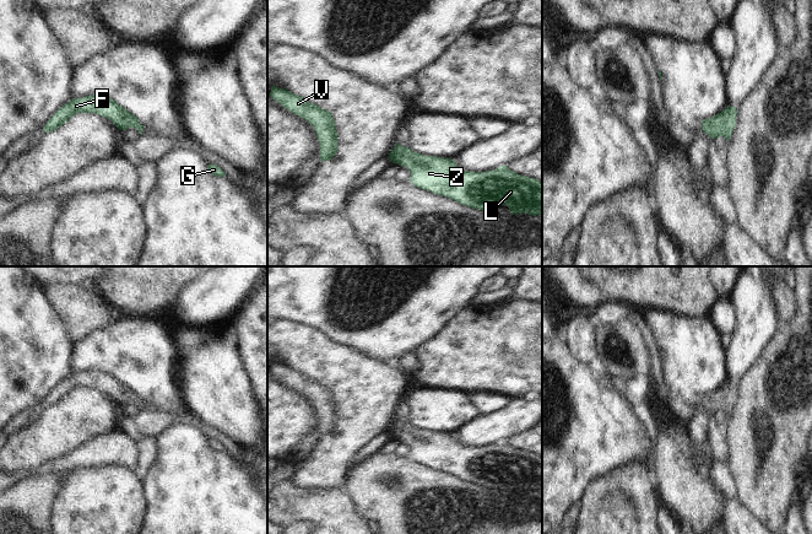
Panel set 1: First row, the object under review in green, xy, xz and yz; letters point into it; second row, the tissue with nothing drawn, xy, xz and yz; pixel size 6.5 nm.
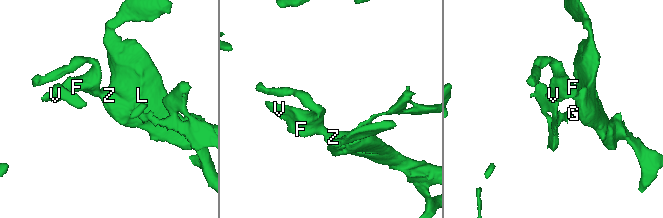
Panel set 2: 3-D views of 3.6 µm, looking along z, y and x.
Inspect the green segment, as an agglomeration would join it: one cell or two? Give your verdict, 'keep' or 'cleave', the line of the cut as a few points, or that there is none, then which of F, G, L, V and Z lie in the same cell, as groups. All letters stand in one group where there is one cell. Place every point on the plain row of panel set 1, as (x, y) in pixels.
keep | no cut | F G L V Z

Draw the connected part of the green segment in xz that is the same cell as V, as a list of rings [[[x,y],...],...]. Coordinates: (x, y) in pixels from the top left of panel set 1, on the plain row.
[[[276,361],[271,362],[270,372],[313,401],[320,420],[320,436],[329,436],[335,431],[337,426],[337,408],[330,387]]]

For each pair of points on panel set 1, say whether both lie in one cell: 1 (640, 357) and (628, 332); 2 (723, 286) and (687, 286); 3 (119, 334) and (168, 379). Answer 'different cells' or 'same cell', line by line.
1: same cell
2: different cells
3: same cell

